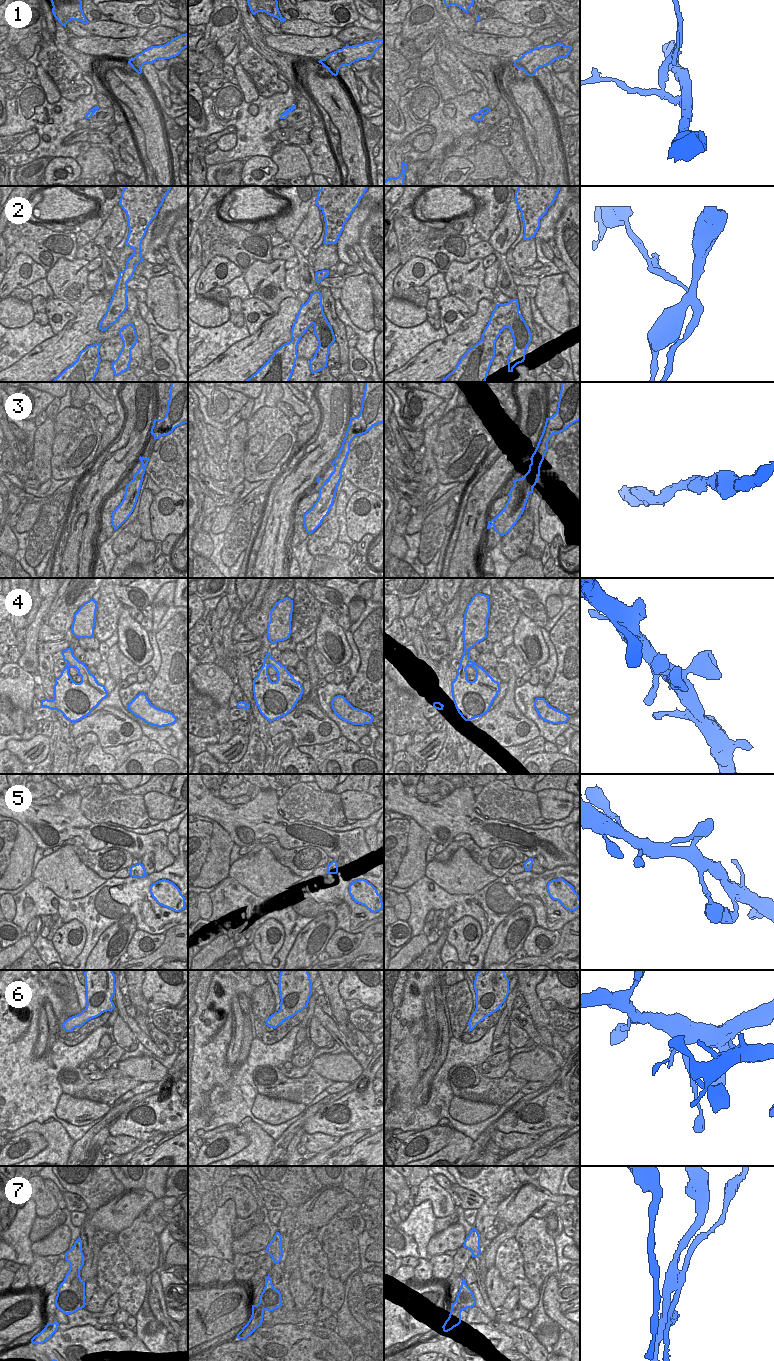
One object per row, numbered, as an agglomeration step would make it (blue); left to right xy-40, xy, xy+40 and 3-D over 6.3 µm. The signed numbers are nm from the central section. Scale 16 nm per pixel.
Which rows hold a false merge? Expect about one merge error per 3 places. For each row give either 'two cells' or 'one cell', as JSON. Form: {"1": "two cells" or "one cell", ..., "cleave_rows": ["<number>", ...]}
{"1": "two cells", "2": "two cells", "3": "one cell", "4": "one cell", "5": "one cell", "6": "two cells", "7": "one cell", "cleave_rows": ["1", "2", "6"]}

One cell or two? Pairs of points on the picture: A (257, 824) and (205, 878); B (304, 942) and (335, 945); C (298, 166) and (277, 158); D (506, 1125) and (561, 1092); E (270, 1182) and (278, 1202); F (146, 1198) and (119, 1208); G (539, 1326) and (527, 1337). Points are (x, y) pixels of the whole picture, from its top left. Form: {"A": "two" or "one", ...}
{"A": "two", "B": "two", "C": "one", "D": "one", "E": "two", "F": "one", "G": "two"}

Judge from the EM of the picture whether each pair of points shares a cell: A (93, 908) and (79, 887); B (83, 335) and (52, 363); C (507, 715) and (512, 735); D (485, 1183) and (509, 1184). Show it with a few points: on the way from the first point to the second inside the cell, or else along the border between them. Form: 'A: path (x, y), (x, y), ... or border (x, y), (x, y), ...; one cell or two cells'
A: border (104, 882), (82, 897), (62, 899); two cells
B: path (75, 340), (60, 355); one cell
C: path (507, 720), (507, 725), (512, 730); one cell
D: path (491, 1183), (503, 1183); one cell

